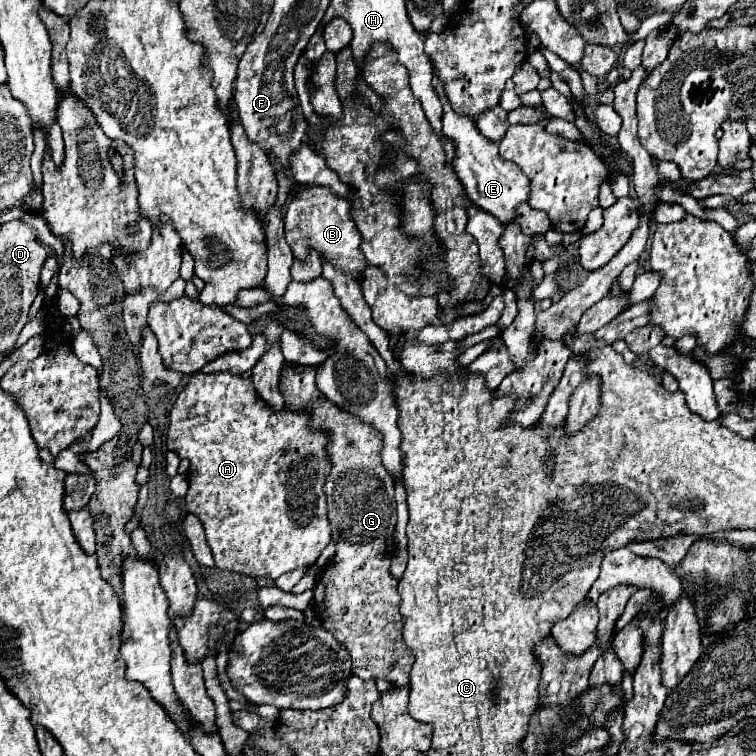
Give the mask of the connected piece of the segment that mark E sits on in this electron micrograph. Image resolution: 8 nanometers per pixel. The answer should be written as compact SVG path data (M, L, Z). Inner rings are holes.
M436 74L432 78L432 84L434 84L434 90L442 102L442 110L444 110L442 112L442 134L448 136L448 140L452 140L452 144L454 144L452 166L458 172L462 184L466 184L466 194L470 198L470 202L476 204L480 210L486 210L492 216L496 216L500 222L514 220L516 206L520 202L528 200L528 190L530 190L528 178L524 178L522 170L516 164L504 160L498 154L498 144L484 138L480 134L480 130L476 130L476 122L472 118L464 118L462 114L452 112L450 102L448 102L446 92L444 92L444 82Z

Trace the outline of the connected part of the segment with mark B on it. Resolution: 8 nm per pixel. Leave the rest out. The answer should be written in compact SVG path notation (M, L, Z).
M304 186L296 188L296 198L290 200L284 216L284 236L296 258L308 256L308 248L314 248L320 256L340 268L344 274L362 274L364 256L360 252L360 234L350 218L350 202L332 194L324 186Z

